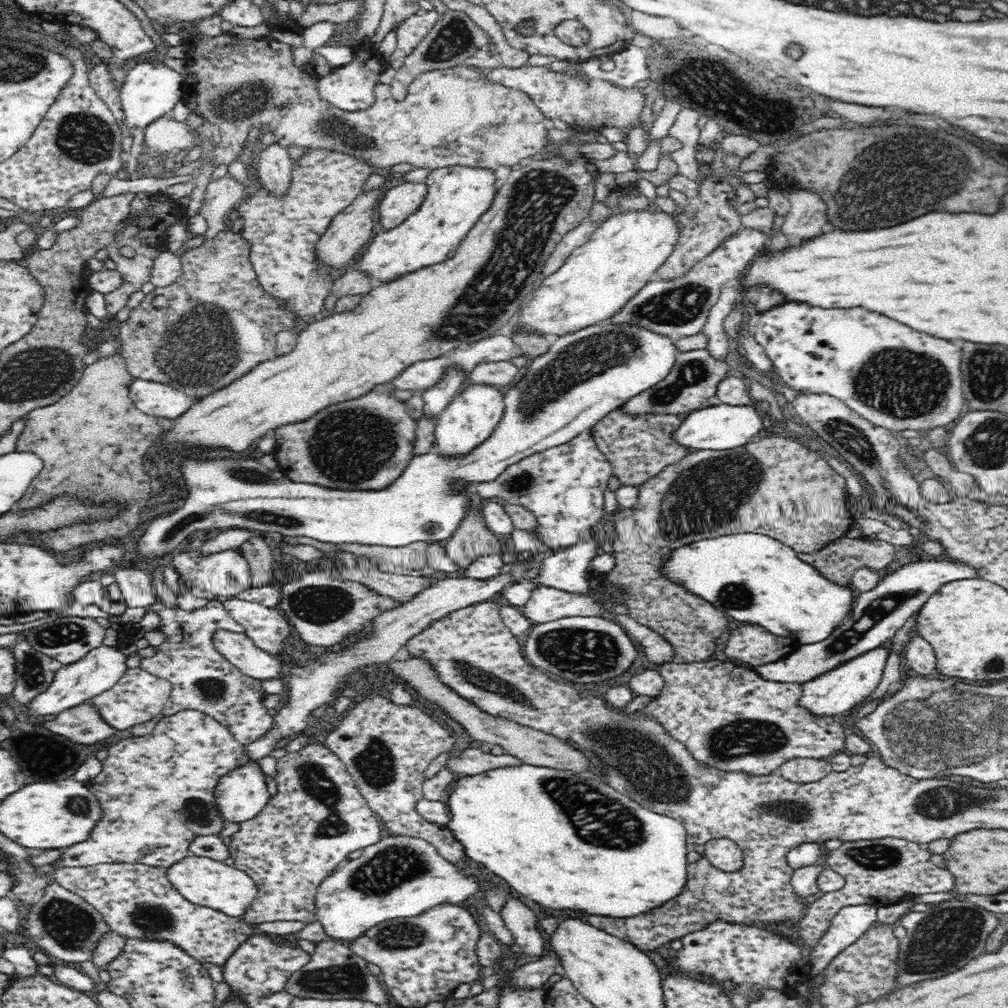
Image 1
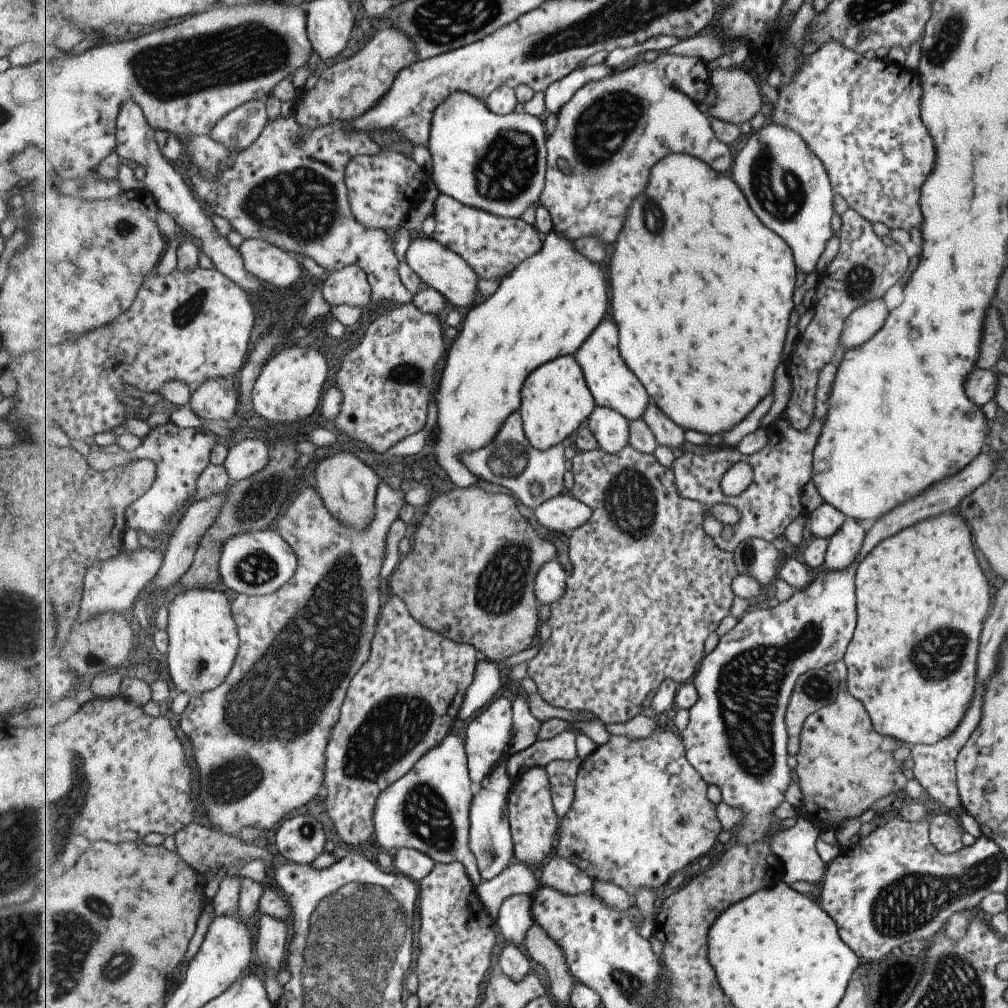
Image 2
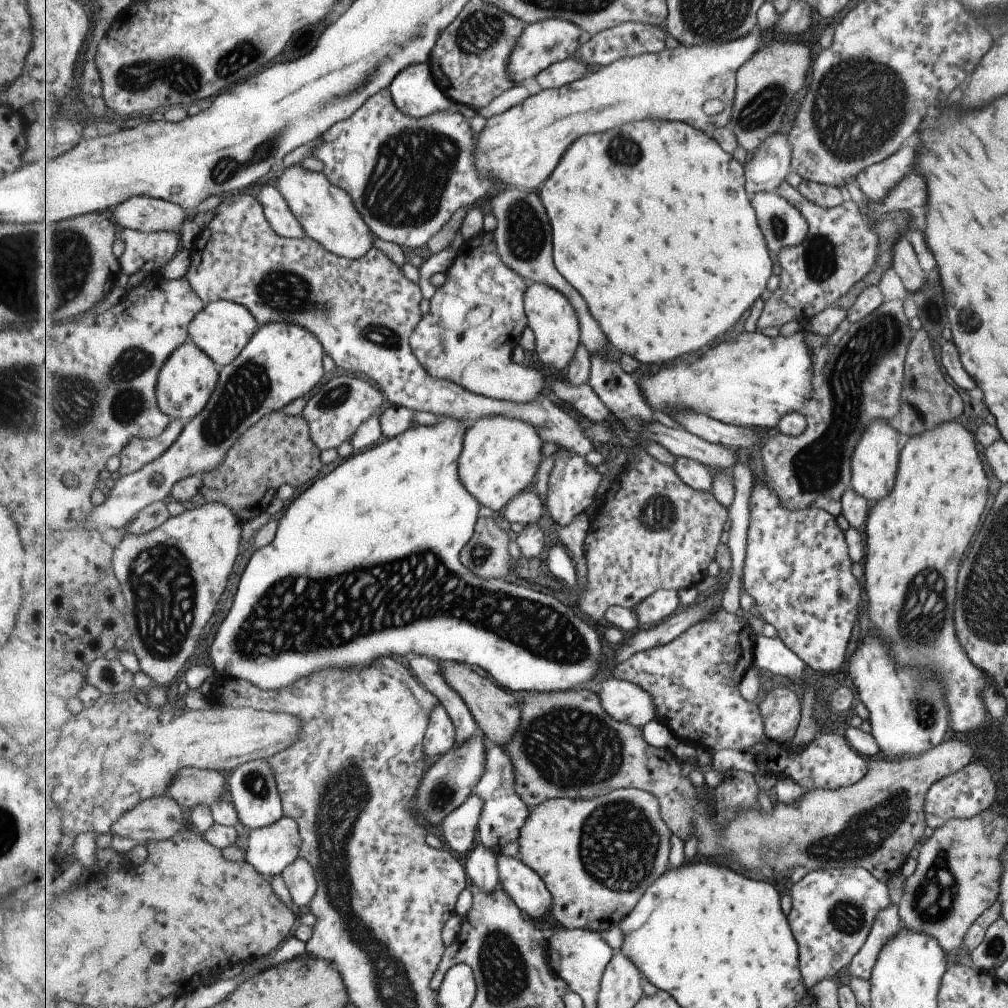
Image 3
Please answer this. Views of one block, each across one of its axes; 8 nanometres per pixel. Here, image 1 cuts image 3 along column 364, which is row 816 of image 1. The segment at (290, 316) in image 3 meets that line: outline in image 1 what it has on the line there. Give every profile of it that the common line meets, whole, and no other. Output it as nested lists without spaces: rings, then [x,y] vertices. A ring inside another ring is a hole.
[[[308,743],[308,746],[304,746],[302,750],[296,750],[294,746],[290,748],[285,756],[282,756],[277,760],[276,783],[277,790],[271,796],[267,806],[261,811],[261,814],[258,814],[258,817],[256,818],[252,818],[252,820],[240,823],[240,830],[235,834],[232,834],[228,846],[230,855],[234,859],[233,867],[237,867],[239,870],[246,872],[258,887],[255,899],[252,904],[250,904],[249,908],[246,909],[246,912],[240,917],[253,927],[262,924],[262,922],[280,922],[280,920],[300,920],[300,924],[316,921],[315,894],[317,893],[317,888],[320,886],[320,883],[338,869],[341,864],[348,860],[347,858],[350,852],[360,850],[361,848],[368,848],[368,846],[372,846],[381,841],[380,823],[376,817],[373,816],[365,799],[361,796],[361,792],[353,780],[353,776],[350,775],[346,764],[332,750],[330,750],[329,746],[324,746],[320,743]]]

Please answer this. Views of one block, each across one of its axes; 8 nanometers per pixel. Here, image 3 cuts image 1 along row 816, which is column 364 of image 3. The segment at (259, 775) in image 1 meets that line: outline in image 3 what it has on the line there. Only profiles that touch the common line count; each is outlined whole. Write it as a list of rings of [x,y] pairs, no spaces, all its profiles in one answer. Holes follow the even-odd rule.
[[[297,163],[278,177],[276,187],[283,194],[283,198],[289,200],[287,204],[298,215],[307,235],[317,240],[327,250],[339,256],[359,260],[365,258],[375,248],[374,231],[359,212],[358,206],[355,206],[354,198],[351,198],[346,190],[335,186],[323,171],[311,172]]]

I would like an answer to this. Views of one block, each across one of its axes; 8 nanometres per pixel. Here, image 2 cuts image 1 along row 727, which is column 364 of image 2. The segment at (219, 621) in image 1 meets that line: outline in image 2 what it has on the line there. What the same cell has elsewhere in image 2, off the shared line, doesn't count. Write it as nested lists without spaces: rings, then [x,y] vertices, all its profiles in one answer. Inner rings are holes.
[[[296,114],[277,116],[270,121],[261,136],[247,149],[234,156],[234,164],[220,171],[218,181],[208,178],[191,162],[187,152],[182,152],[181,165],[186,170],[188,184],[213,212],[231,226],[231,230],[244,239],[263,239],[275,246],[311,257],[325,272],[334,273],[347,266],[360,266],[367,272],[373,292],[371,304],[381,300],[407,304],[414,302],[414,295],[405,288],[399,276],[399,256],[395,252],[395,238],[387,230],[367,228],[351,210],[350,190],[347,188],[347,166],[353,156],[360,153],[379,154],[381,146],[369,138],[367,132],[347,132],[349,121],[339,120],[317,130],[305,130]]]

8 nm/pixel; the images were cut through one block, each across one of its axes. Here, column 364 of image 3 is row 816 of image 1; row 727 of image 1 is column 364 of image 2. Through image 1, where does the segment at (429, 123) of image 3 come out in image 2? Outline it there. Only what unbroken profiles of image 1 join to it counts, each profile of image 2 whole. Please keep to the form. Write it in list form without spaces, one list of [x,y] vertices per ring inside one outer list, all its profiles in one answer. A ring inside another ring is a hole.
[[[381,147],[379,154],[360,153],[351,158],[346,174],[350,190],[351,210],[367,228],[392,232],[410,220],[411,213],[419,208],[427,194],[431,176],[417,165],[411,156],[404,156],[387,147]]]

